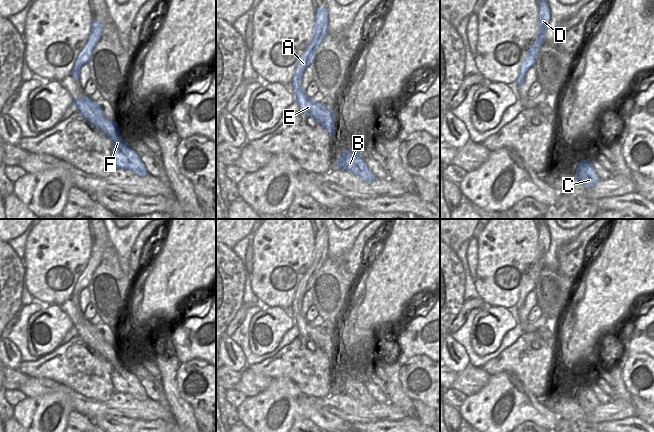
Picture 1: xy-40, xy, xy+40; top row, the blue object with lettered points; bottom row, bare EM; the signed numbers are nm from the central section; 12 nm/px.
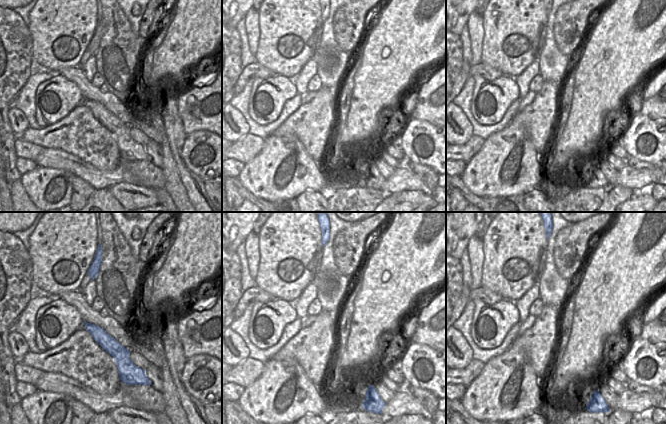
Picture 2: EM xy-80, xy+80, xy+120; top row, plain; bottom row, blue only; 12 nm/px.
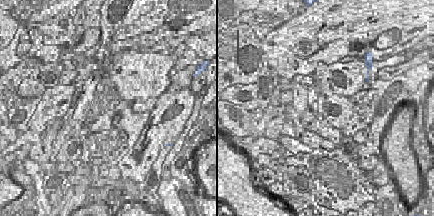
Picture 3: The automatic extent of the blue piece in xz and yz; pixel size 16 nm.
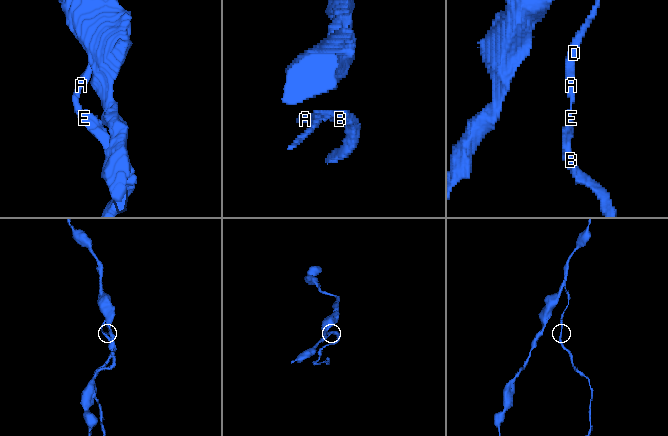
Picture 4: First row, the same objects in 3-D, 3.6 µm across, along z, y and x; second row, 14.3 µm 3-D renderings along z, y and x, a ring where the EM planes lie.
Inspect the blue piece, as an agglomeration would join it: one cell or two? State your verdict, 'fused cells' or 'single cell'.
single cell

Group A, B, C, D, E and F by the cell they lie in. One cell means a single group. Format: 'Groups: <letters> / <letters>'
Groups: A B C D E F

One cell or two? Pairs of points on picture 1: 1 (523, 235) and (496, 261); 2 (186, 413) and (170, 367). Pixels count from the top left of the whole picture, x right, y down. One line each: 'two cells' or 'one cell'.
1: one cell
2: one cell

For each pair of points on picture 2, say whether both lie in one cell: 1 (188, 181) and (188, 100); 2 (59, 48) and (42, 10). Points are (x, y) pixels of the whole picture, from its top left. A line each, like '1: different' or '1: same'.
1: different
2: same

